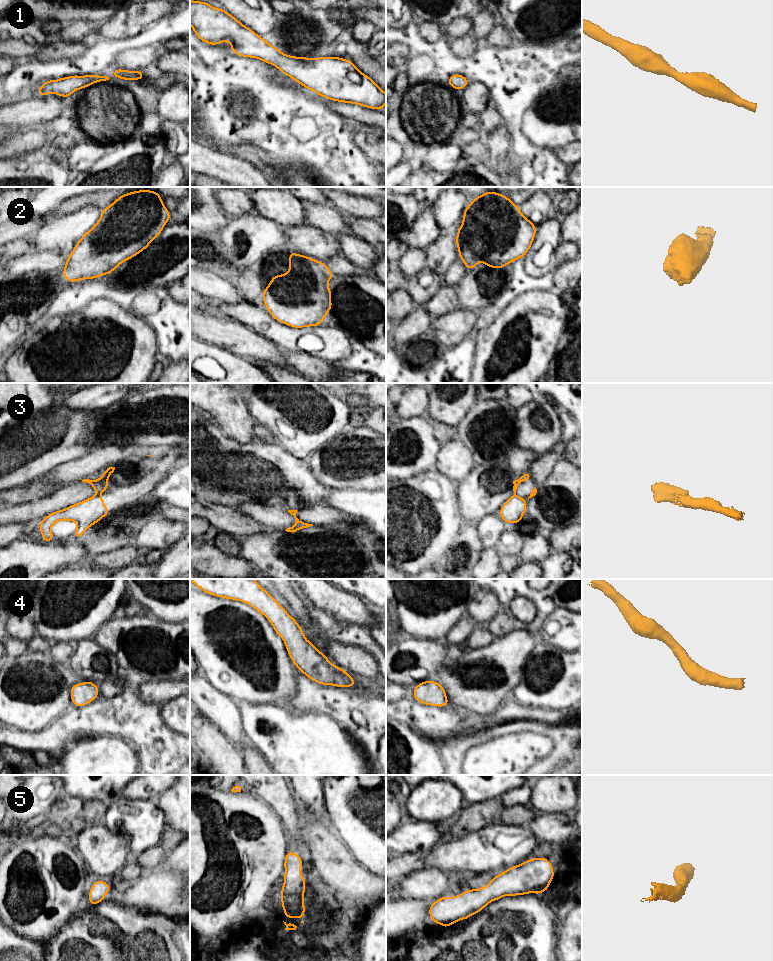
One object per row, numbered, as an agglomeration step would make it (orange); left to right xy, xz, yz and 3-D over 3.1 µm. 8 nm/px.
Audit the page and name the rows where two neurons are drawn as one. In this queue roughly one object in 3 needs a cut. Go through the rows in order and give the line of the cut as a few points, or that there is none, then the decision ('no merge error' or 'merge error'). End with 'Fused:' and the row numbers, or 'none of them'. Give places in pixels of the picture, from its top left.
1: no cut; no merge error
2: no cut; no merge error
3: cut in xy along (96, 494), (99, 495); merge error
4: no cut; no merge error
5: no cut; no merge error
Fused: 3

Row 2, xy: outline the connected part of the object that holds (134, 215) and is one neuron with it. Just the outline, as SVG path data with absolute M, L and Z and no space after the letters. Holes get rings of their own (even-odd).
M138 190L121 195L101 211L101 217L97 223L76 243L71 255L67 258L63 277L68 282L76 282L83 279L95 279L112 273L122 262L145 250L162 232L170 218L170 213L163 205L161 195L155 191Z

